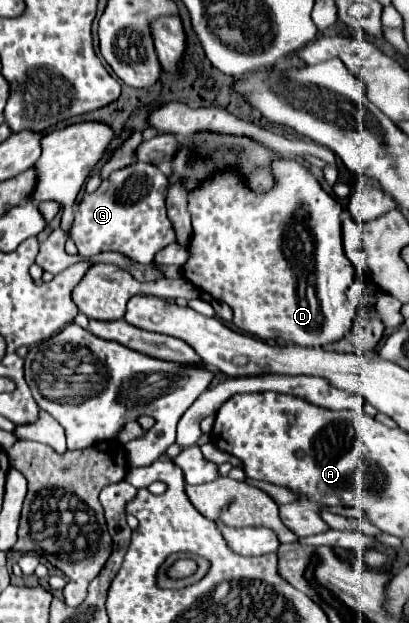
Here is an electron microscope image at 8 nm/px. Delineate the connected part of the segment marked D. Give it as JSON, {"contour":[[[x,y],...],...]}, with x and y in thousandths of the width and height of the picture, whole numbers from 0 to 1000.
{"contour":[[[716,254],[663,260],[663,279],[677,295],[653,308],[623,308],[599,295],[589,273],[540,270],[462,311],[457,337],[472,356],[472,382],[462,388],[462,417],[443,433],[487,465],[570,494],[570,517],[584,530],[638,546],[697,546],[775,559],[839,543],[868,504],[844,472],[868,433],[853,427],[834,392],[834,331]]]}

